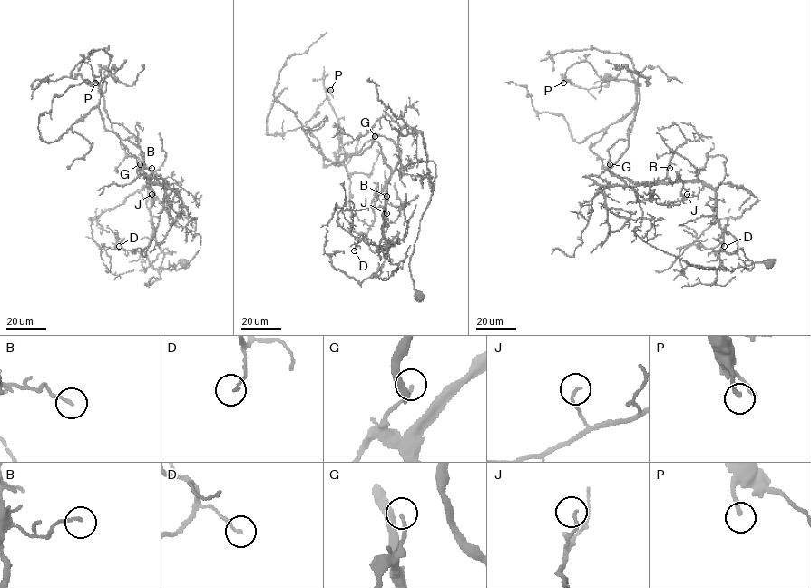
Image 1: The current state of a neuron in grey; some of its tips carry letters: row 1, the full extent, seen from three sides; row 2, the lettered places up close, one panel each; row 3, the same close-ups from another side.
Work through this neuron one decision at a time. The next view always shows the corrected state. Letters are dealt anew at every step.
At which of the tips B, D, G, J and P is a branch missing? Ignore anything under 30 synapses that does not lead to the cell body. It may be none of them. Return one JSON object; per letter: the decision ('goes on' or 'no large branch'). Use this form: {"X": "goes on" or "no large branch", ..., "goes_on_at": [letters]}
{"B": "no large branch", "D": "no large branch", "G": "no large branch", "J": "no large branch", "P": "no large branch", "goes_on_at": []}

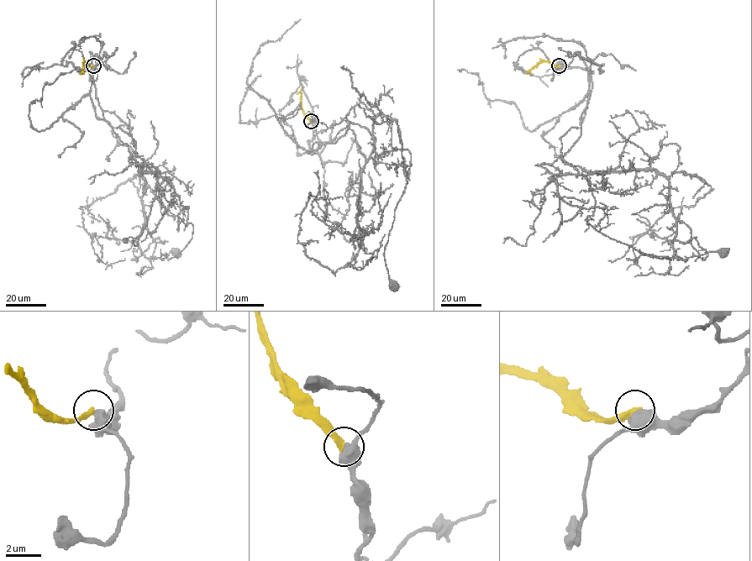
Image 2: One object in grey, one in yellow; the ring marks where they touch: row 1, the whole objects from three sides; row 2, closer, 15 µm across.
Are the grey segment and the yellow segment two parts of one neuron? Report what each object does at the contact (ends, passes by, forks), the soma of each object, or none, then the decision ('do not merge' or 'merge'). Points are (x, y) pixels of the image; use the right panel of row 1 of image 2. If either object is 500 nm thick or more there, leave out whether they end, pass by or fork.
grey passes by | yellow ends | grey (723, 254) | yellow none | do not merge

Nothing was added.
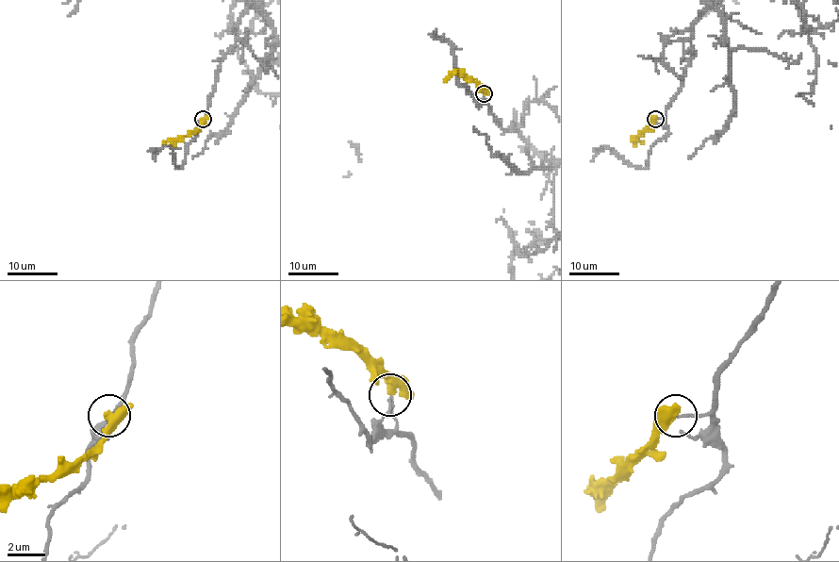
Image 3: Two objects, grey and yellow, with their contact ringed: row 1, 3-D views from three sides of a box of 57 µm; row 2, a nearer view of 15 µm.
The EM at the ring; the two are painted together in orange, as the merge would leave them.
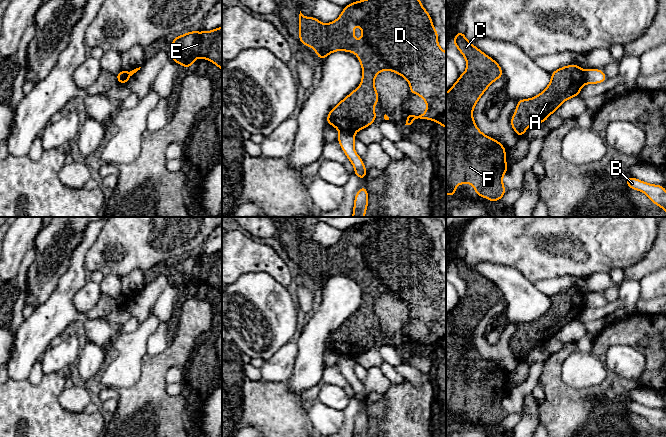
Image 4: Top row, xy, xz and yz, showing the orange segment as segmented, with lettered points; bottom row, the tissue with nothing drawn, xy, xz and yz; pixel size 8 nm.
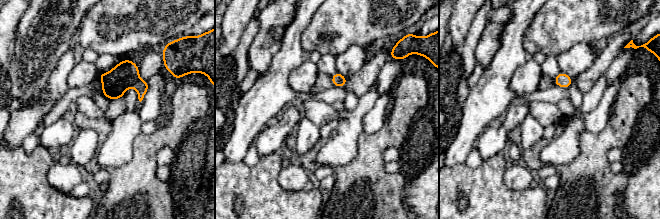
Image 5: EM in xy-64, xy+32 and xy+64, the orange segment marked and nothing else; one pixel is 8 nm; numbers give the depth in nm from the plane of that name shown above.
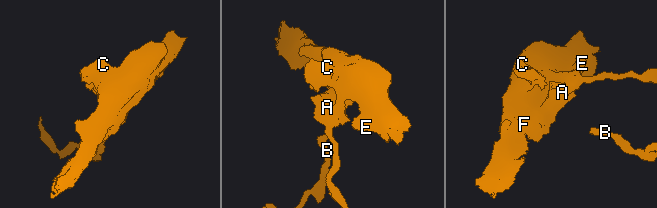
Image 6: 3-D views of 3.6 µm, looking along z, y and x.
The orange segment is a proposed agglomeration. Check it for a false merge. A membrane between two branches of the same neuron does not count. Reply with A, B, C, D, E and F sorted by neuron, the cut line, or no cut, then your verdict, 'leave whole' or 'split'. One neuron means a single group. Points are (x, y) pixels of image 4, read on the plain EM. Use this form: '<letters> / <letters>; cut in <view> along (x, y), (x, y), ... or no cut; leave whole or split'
A C D E F / B; cut in xz along (340, 355), (353, 359); split

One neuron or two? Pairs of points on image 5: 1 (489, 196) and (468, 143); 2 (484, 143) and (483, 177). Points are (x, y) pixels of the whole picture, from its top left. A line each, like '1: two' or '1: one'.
1: two
2: two

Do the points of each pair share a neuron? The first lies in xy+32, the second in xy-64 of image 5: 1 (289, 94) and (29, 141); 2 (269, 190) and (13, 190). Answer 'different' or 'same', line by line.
1: different
2: same

